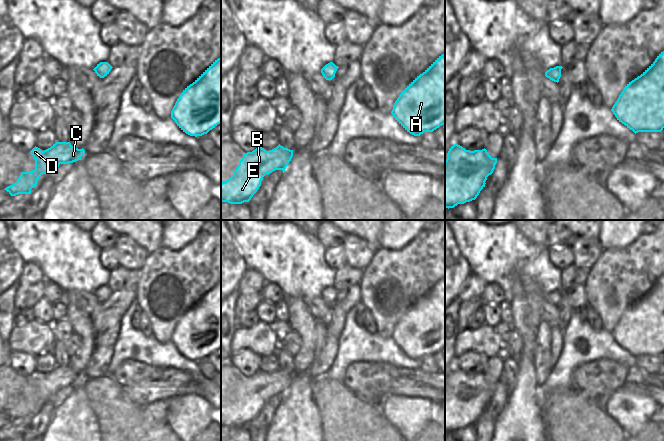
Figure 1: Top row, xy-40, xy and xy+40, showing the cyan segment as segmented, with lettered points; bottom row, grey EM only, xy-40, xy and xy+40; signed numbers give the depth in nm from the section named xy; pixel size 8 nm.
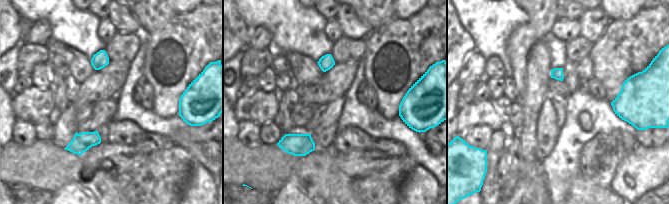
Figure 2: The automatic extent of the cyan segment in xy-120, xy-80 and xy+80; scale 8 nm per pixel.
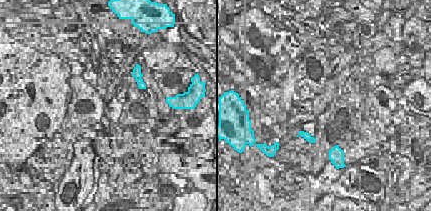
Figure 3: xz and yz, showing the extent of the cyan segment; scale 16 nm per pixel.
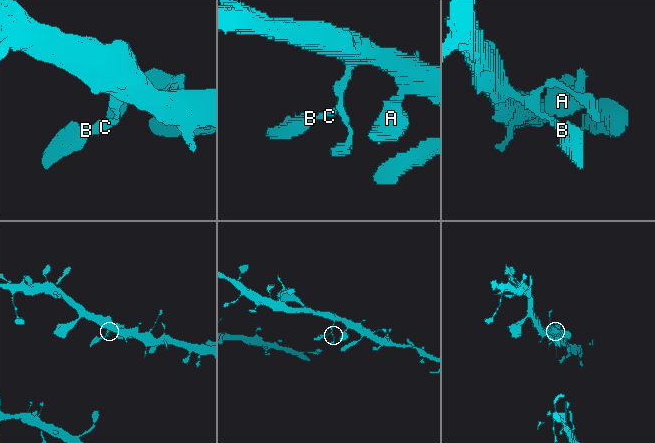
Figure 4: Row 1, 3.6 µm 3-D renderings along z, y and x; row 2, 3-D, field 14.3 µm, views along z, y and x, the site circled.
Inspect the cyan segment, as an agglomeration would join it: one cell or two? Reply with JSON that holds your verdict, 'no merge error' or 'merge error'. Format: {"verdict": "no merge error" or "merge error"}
{"verdict": "no merge error"}

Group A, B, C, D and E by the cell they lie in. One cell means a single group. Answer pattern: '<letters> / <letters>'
A B C D E

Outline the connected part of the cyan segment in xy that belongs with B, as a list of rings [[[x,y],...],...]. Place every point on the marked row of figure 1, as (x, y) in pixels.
[[[280,144],[269,151],[259,146],[252,152],[245,153],[233,175],[221,183],[221,202],[249,202],[261,186],[263,177],[275,170],[284,173],[292,157],[293,150]]]

